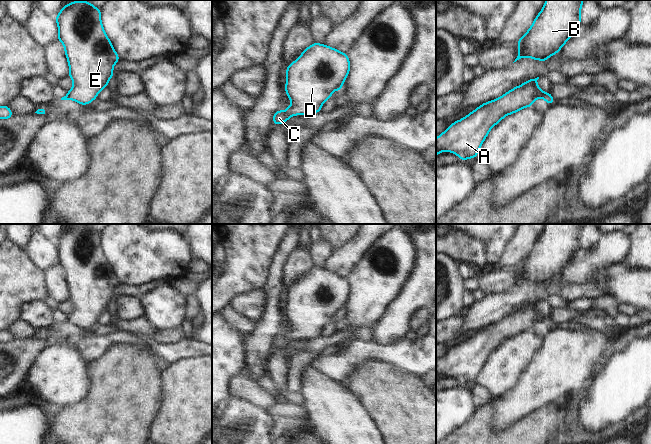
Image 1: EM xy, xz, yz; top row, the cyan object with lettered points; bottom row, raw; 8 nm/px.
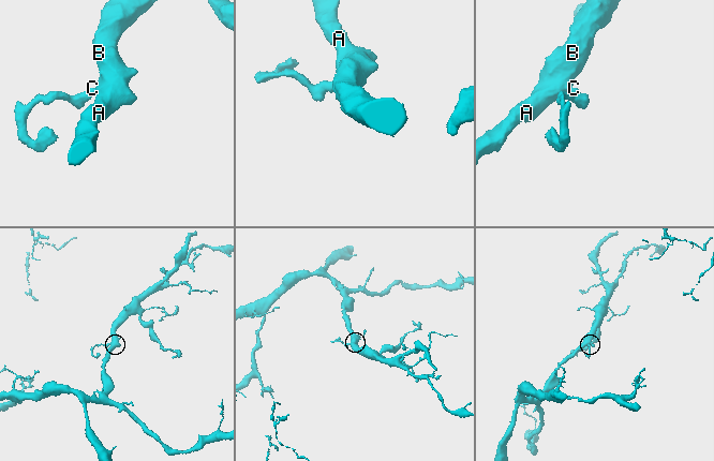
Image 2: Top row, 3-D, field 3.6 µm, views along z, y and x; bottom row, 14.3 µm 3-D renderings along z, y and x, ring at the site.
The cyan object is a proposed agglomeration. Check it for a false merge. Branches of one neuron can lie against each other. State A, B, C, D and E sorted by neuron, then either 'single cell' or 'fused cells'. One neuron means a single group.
A B C D E | single cell

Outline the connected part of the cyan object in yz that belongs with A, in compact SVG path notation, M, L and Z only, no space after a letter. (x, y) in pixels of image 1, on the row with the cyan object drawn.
M539 77L528 80L452 123L436 138L436 156L446 151L455 153L463 161L477 158L477 153L491 128L505 116L531 107L537 98L543 98L551 105L555 100L550 92L545 93L540 89L537 85L538 79Z

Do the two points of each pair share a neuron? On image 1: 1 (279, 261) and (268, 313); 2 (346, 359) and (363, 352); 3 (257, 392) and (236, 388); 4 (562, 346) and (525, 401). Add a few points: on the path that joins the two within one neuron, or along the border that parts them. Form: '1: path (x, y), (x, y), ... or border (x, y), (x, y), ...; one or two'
1: path (275, 274), (272, 300); one
2: path (350, 359), (359, 353); one
3: path (252, 392), (246, 388), (241, 388); one
4: path (562, 360), (537, 387); one

